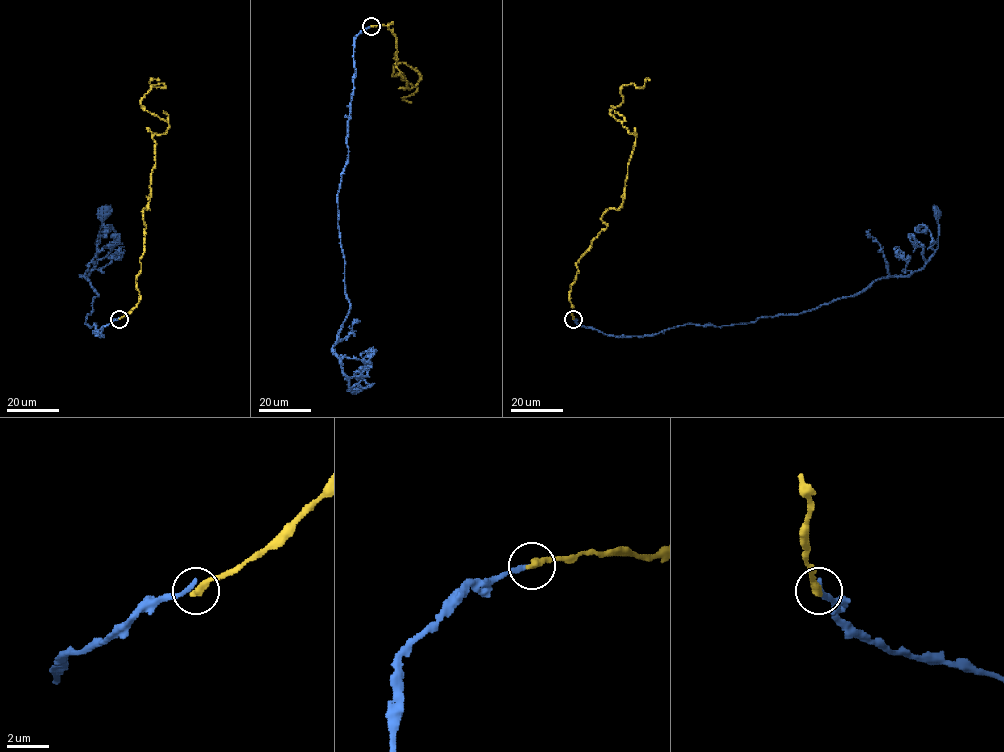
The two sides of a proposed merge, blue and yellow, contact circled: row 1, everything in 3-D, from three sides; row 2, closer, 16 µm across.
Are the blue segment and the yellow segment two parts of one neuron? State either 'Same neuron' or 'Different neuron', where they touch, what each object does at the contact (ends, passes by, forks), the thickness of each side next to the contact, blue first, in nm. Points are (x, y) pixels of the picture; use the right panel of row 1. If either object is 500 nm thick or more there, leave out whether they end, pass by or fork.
Different neuron. Place: (573, 319). At the ring blue ends. At the ring yellow ends. Thickness 240 nm (blue) against 360 nm

